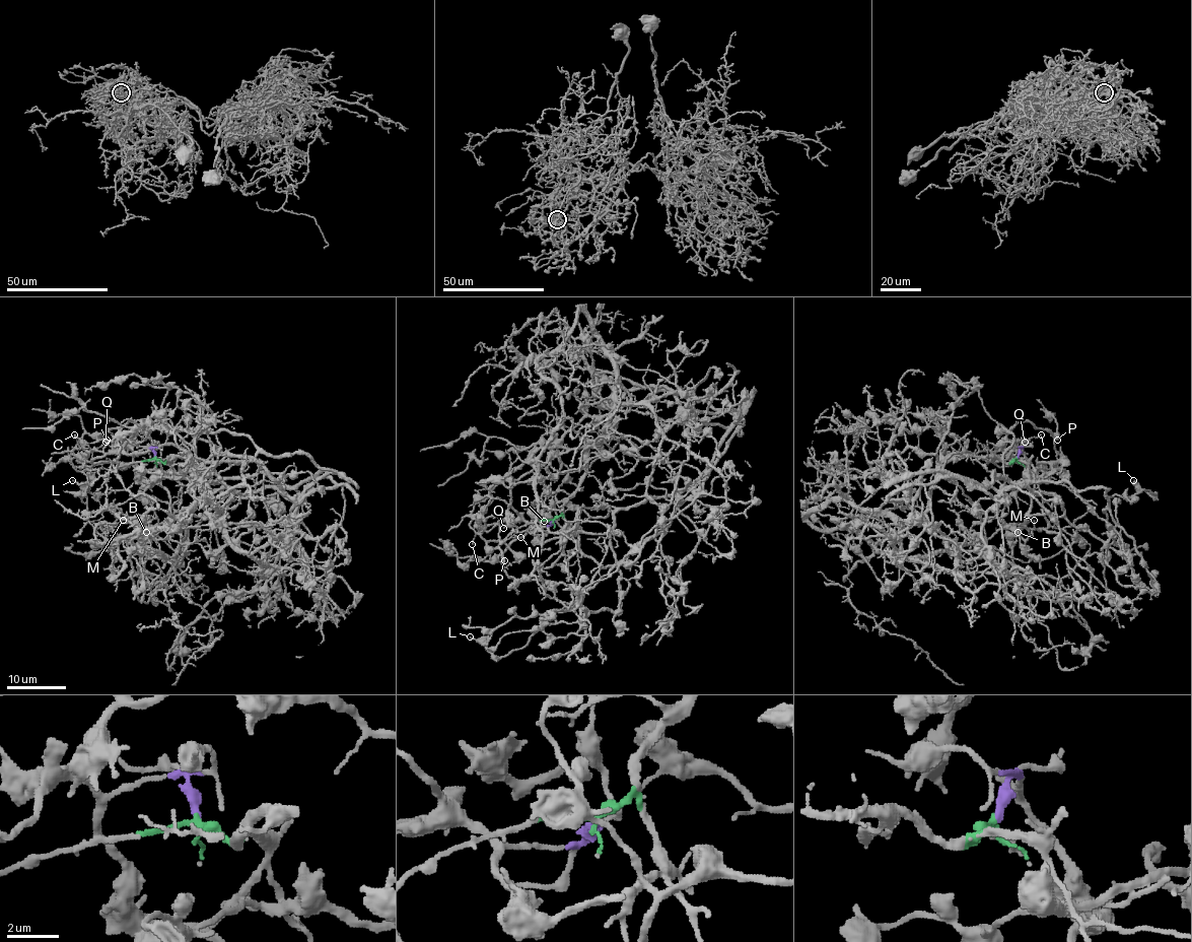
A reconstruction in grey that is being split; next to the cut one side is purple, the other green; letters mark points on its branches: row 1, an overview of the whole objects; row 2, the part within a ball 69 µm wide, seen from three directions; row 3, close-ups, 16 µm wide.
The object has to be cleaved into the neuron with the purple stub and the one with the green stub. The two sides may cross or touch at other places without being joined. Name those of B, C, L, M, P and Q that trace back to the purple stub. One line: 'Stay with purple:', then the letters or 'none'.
Stay with purple: C, Q

